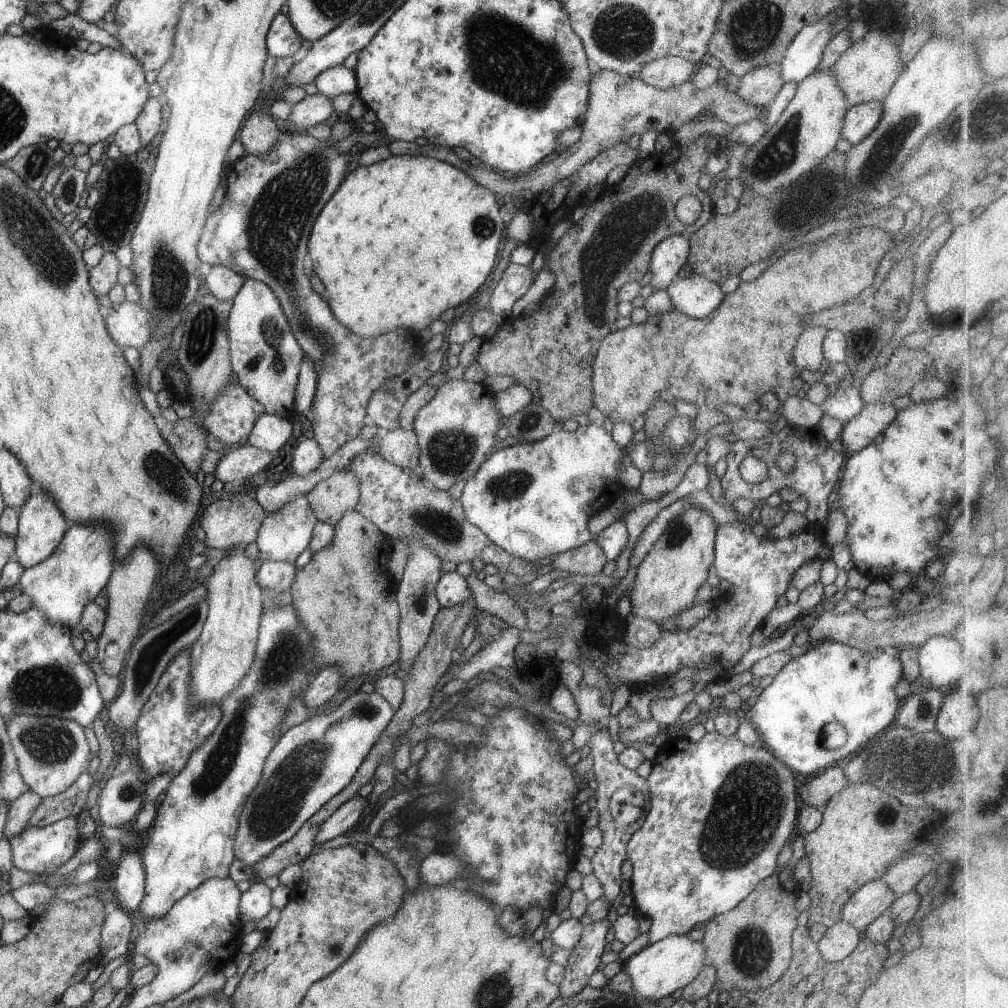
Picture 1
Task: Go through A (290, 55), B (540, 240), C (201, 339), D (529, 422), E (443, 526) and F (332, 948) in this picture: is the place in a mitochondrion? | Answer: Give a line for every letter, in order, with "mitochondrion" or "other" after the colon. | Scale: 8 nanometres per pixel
A: other
B: other
C: mitochondrion
D: mitochondrion
E: mitochondrion
F: mitochondrion

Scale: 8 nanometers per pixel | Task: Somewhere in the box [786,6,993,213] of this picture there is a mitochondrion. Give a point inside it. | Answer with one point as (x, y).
(871, 173)

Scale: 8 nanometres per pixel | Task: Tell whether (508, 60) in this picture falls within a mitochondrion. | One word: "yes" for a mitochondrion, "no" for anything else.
yes

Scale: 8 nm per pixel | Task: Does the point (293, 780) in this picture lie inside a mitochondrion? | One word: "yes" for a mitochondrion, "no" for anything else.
yes

